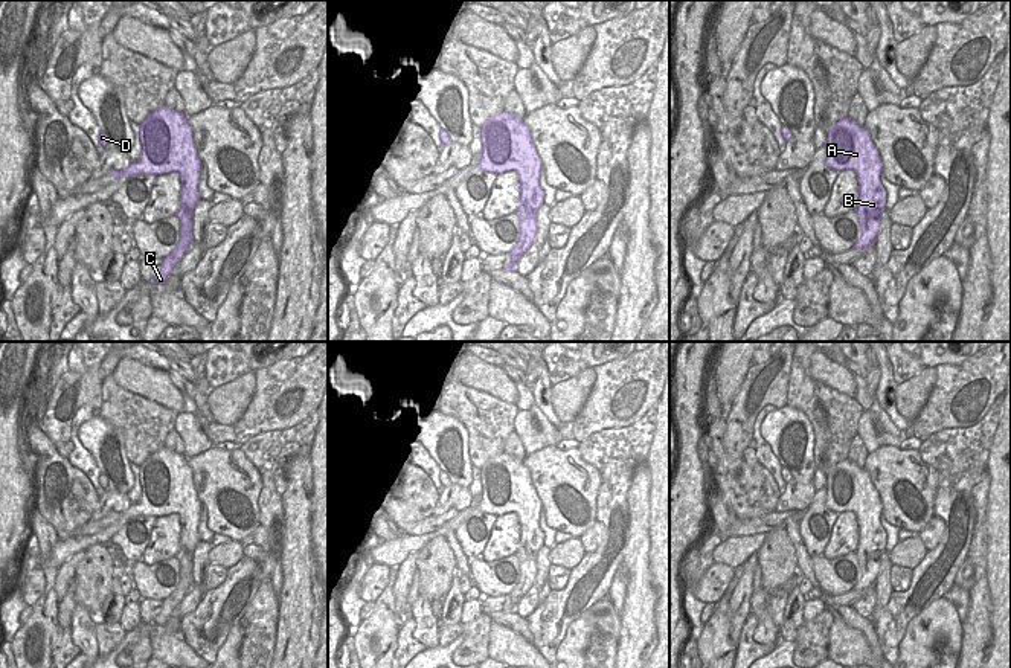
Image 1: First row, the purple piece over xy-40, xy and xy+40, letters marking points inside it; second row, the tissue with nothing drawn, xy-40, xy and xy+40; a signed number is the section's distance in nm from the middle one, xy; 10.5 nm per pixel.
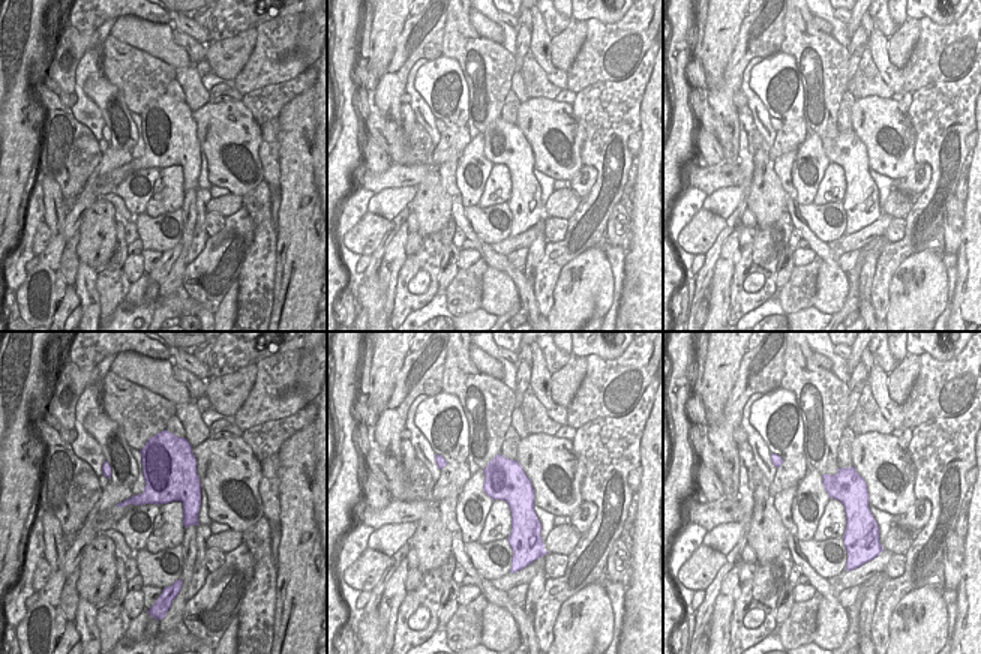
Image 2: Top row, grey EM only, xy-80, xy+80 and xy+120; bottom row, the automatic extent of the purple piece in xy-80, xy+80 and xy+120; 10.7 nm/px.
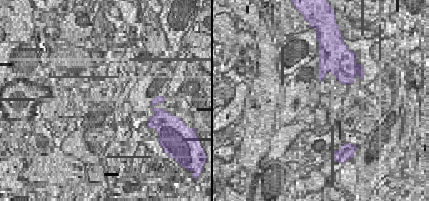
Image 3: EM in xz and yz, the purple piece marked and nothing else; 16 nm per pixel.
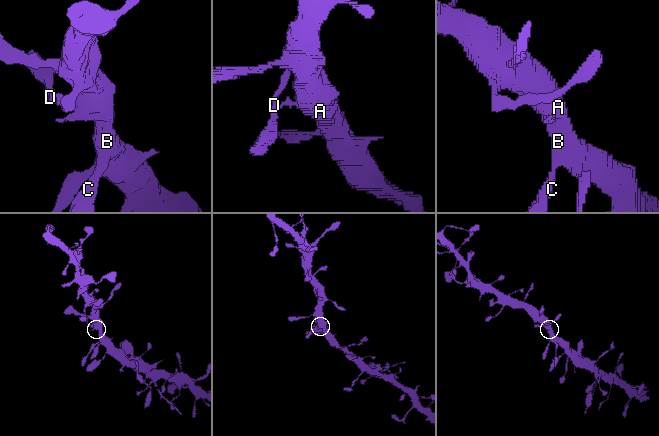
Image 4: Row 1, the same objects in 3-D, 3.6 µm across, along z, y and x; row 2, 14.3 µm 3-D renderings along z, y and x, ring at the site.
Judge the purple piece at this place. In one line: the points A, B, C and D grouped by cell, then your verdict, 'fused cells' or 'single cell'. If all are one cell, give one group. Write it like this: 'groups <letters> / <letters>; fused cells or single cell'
groups A B C D; single cell

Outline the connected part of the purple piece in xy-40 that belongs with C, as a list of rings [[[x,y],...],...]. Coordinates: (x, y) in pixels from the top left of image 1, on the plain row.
[[[166,447],[149,454],[139,467],[142,497],[124,512],[111,512],[110,519],[124,520],[128,517],[163,517],[177,514],[180,517],[180,551],[175,558],[180,561],[180,581],[177,589],[163,599],[160,613],[152,625],[165,625],[192,586],[194,551],[201,541],[198,520],[201,502],[197,496],[192,468],[186,454],[178,454]]]

